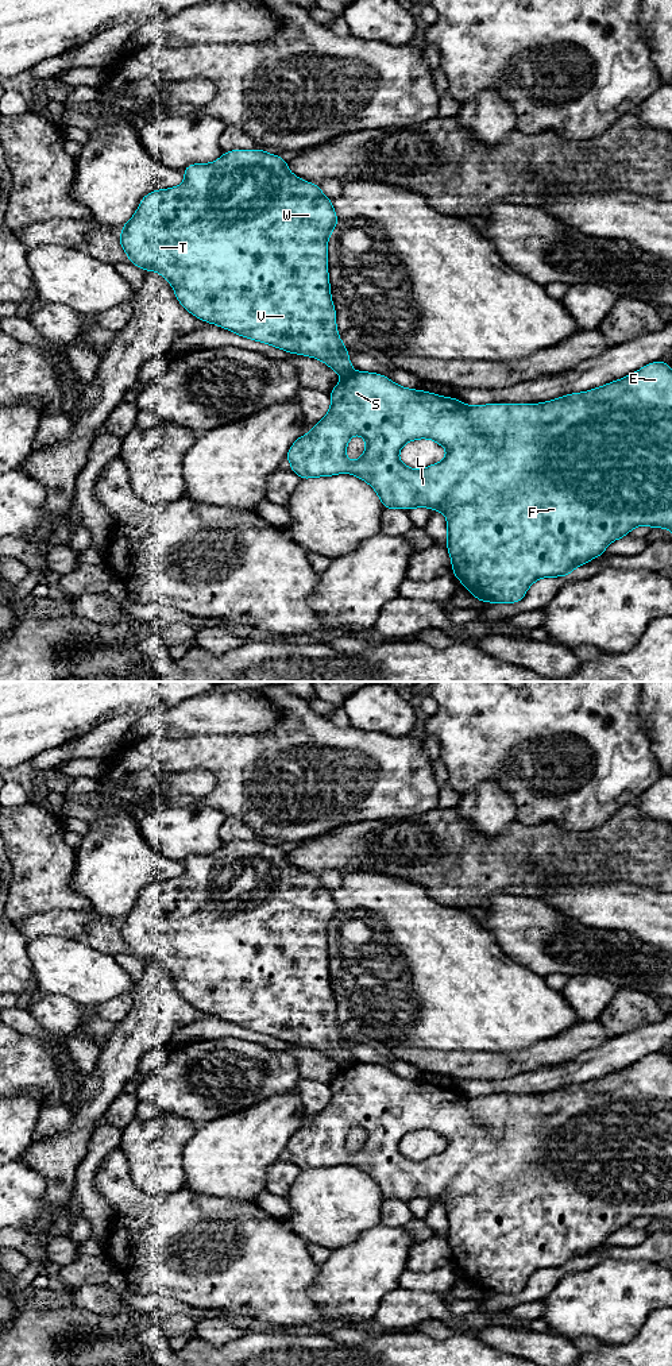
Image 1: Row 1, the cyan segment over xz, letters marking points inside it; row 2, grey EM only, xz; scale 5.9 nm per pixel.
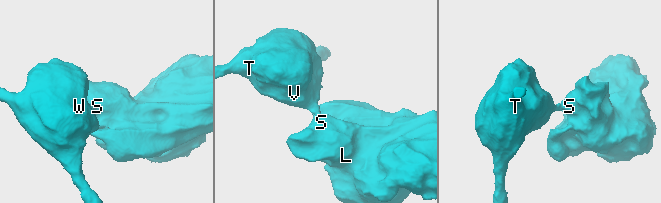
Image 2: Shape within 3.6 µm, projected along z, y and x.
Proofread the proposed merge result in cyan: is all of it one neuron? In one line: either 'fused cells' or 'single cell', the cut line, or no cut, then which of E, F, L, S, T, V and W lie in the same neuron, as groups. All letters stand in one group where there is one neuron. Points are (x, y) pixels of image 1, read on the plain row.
fused cells; cut xz (351, 1061), (342, 1068); groups E F L S / T V W

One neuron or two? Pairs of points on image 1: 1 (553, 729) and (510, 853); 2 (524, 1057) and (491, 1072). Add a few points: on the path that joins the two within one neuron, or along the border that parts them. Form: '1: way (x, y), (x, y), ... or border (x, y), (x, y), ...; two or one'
1: border (516, 820), (524, 824), (552, 825); two
2: way (516, 1062), (499, 1067); one

